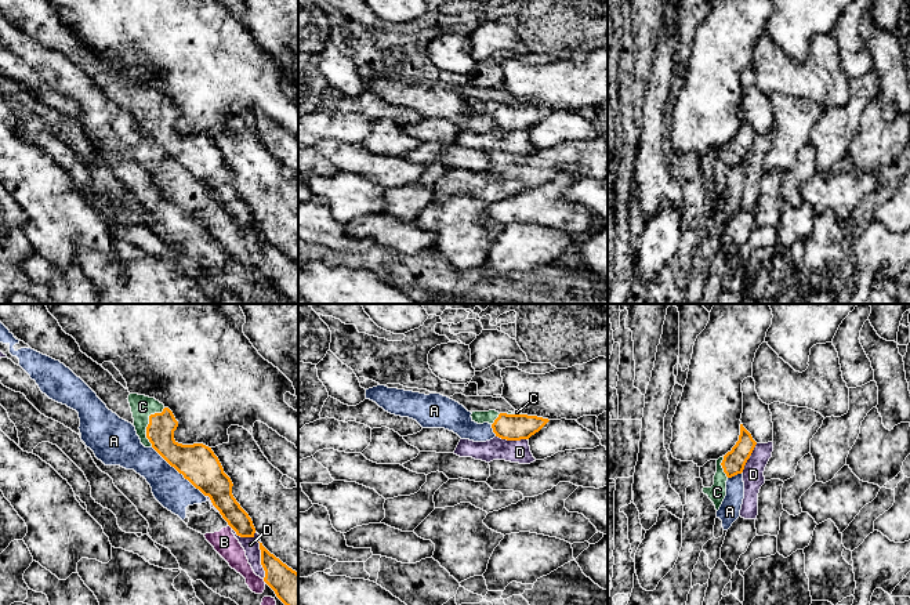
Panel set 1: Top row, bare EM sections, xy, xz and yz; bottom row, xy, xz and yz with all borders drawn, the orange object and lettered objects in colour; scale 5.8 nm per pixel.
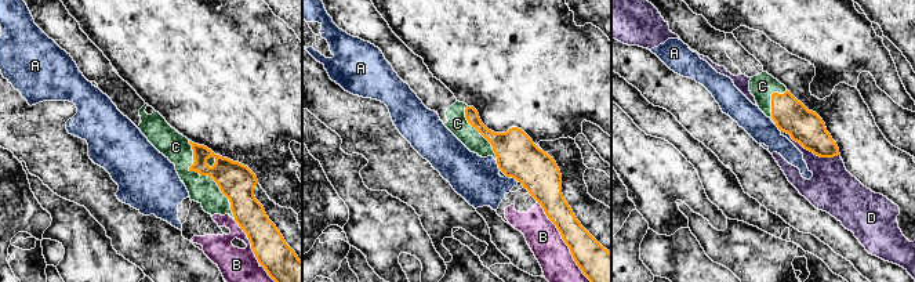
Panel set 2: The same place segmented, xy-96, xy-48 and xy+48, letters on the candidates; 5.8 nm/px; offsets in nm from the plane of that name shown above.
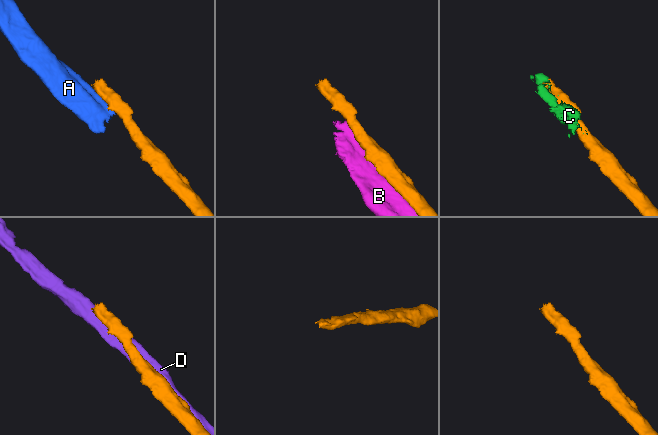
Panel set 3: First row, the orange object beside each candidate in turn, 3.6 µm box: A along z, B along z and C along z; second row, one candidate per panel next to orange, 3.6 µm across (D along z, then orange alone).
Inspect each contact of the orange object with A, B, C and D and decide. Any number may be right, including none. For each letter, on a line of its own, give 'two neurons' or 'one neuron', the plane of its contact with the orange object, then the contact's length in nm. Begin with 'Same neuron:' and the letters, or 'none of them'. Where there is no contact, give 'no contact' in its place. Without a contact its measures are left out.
Same neuron: C
A: two neurons; contact in xy; length 420 nm
B: two neurons; contact in xy; length 30 nm
C: one neuron; contact in xy; length 240 nm
D: two neurons; contact in xy; length 220 nm

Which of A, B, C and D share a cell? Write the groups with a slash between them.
A B / C / D

